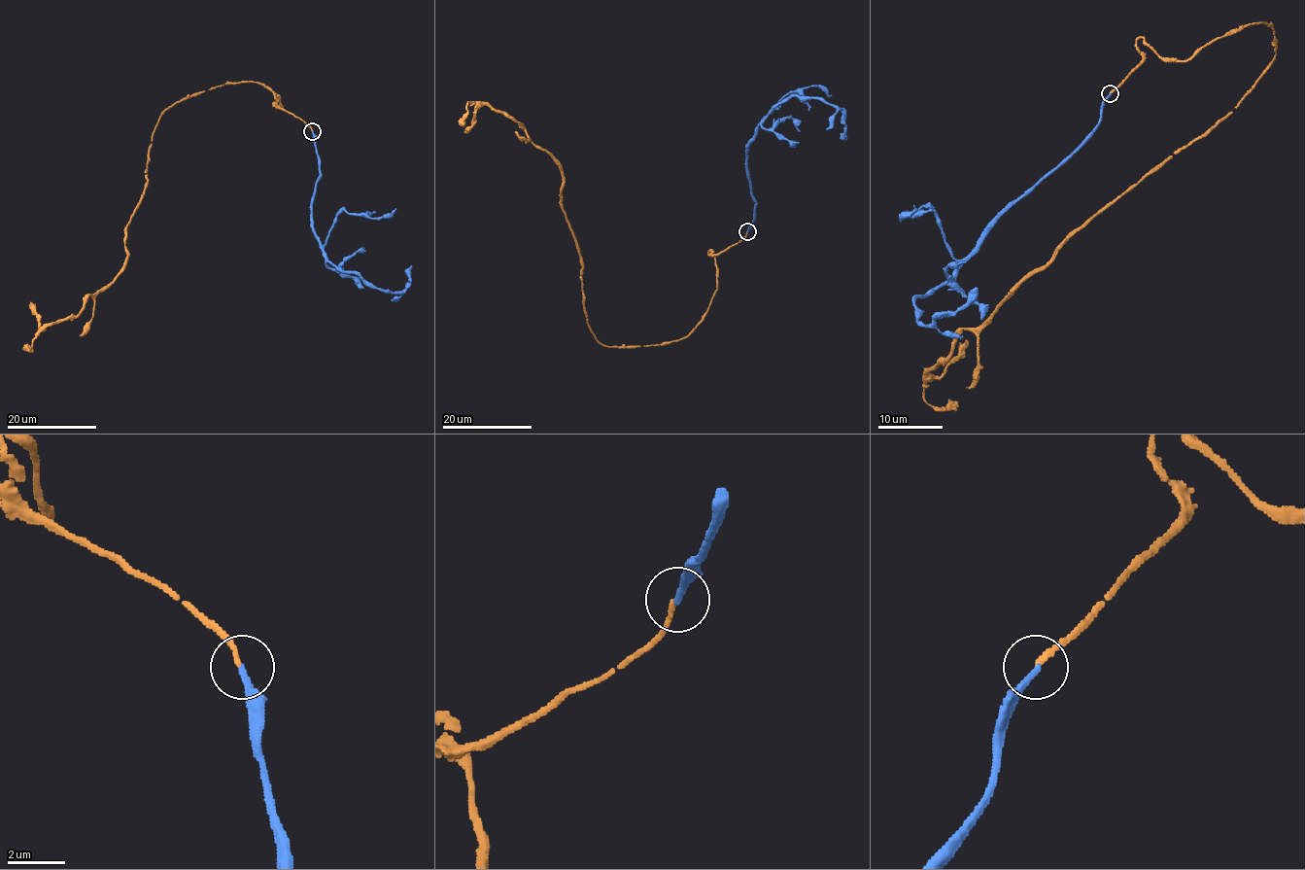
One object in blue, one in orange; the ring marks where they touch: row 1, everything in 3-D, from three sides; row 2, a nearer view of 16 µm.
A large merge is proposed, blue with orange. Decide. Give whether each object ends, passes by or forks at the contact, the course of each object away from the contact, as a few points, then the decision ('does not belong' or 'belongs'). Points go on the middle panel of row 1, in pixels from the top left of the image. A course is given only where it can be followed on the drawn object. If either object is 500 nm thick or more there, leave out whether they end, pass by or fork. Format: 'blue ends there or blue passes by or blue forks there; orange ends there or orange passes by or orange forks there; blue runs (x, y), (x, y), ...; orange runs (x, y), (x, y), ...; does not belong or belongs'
blue ends there; orange ends there; blue runs (747, 231), (755, 200), (746, 148), (757, 125), (774, 108), (792, 96), (815, 97), (842, 112), (847, 139); orange runs (747, 231), (710, 250), (717, 286), (687, 336), (604, 346), (560, 165), (485, 104), (468, 103), (462, 125); does not belong

